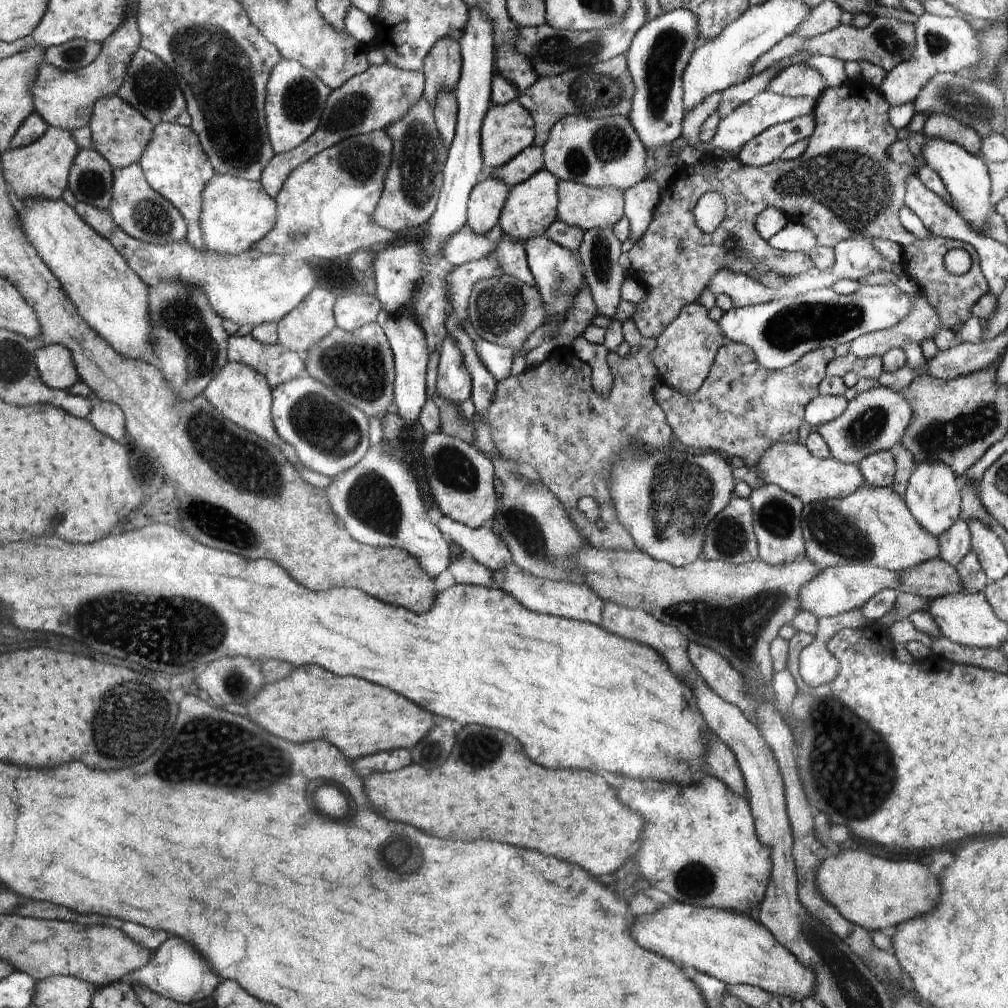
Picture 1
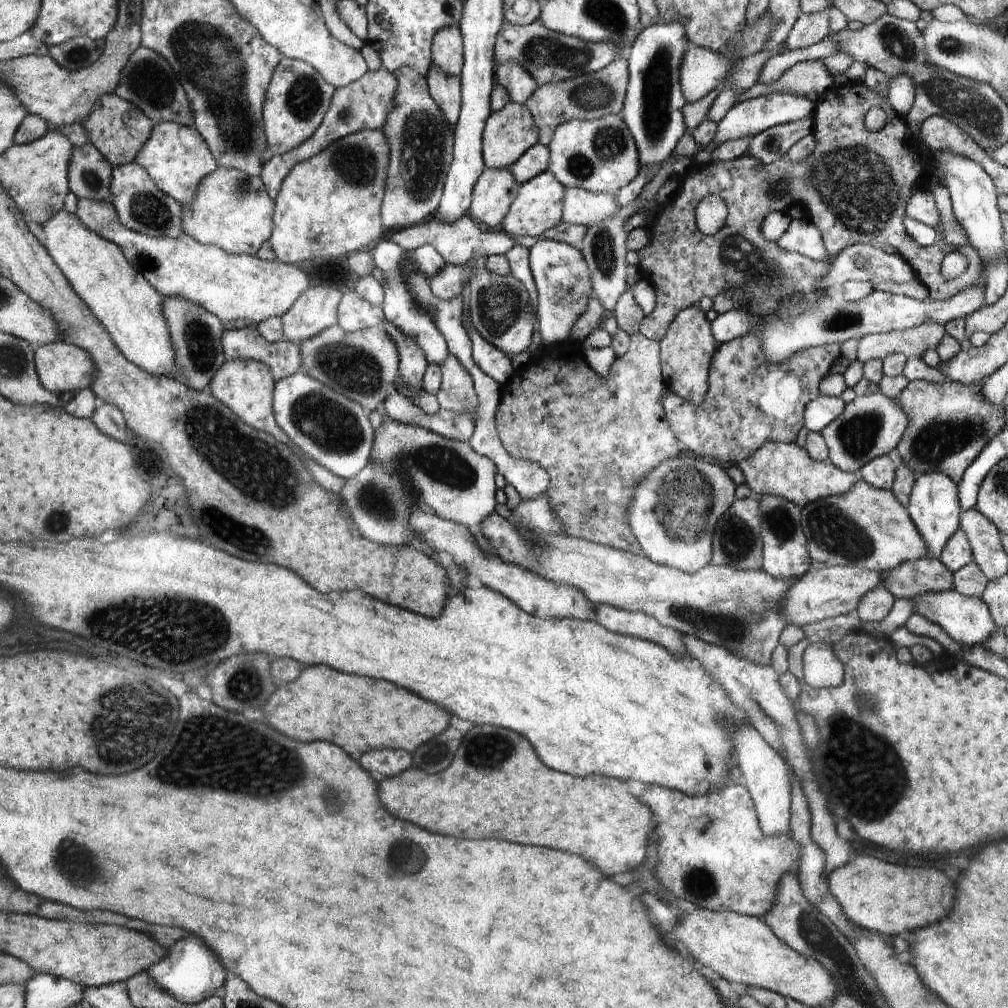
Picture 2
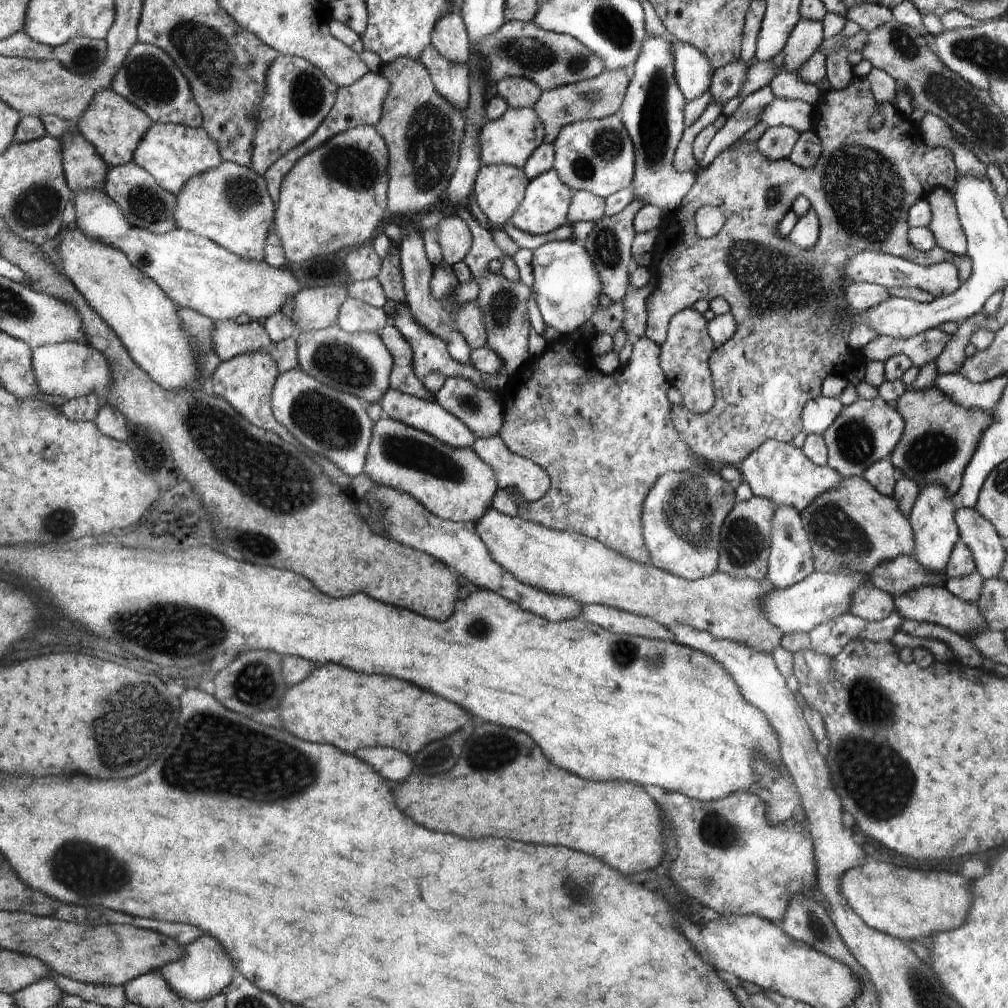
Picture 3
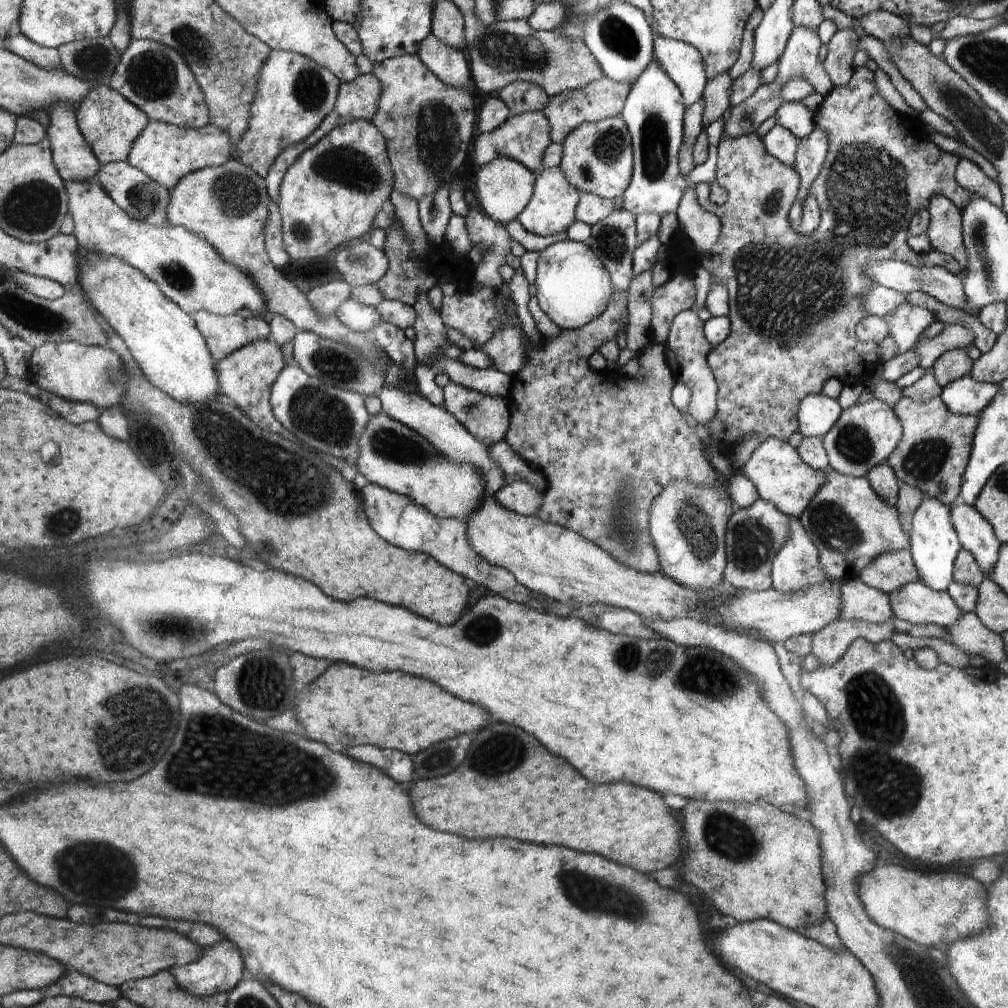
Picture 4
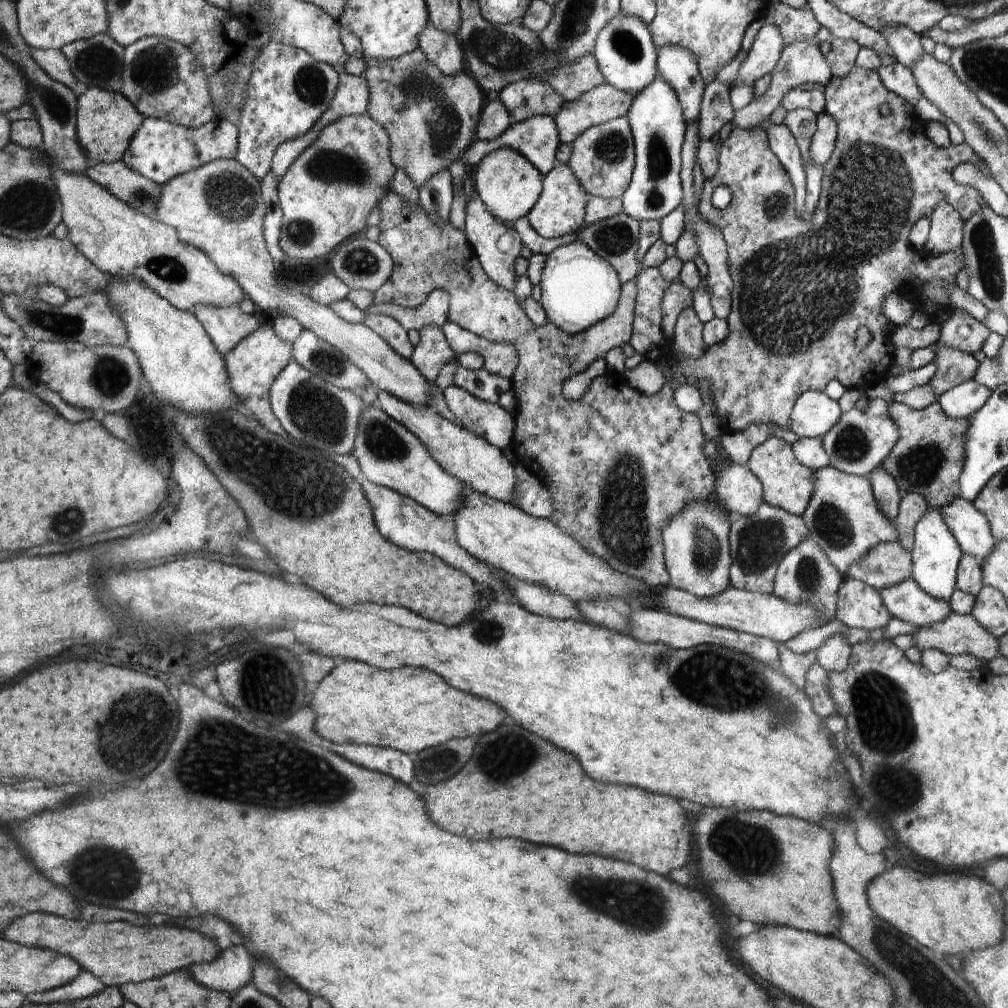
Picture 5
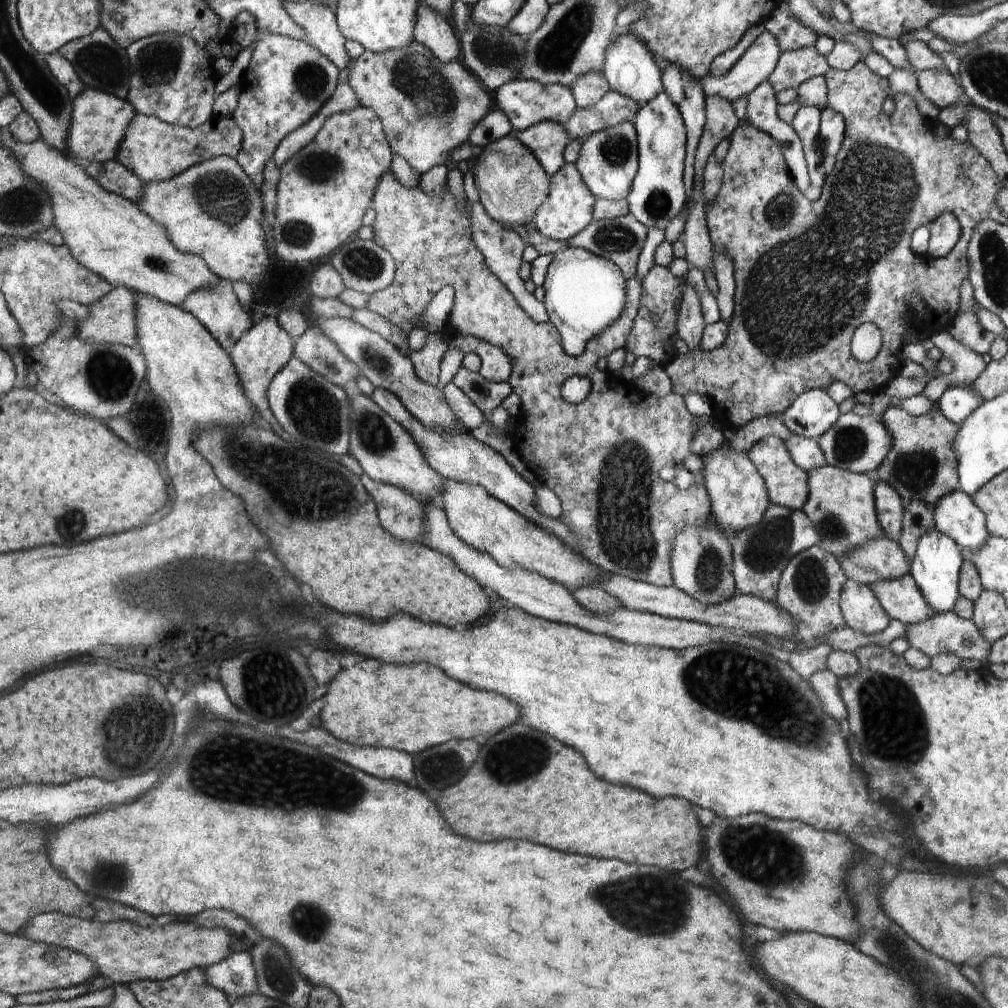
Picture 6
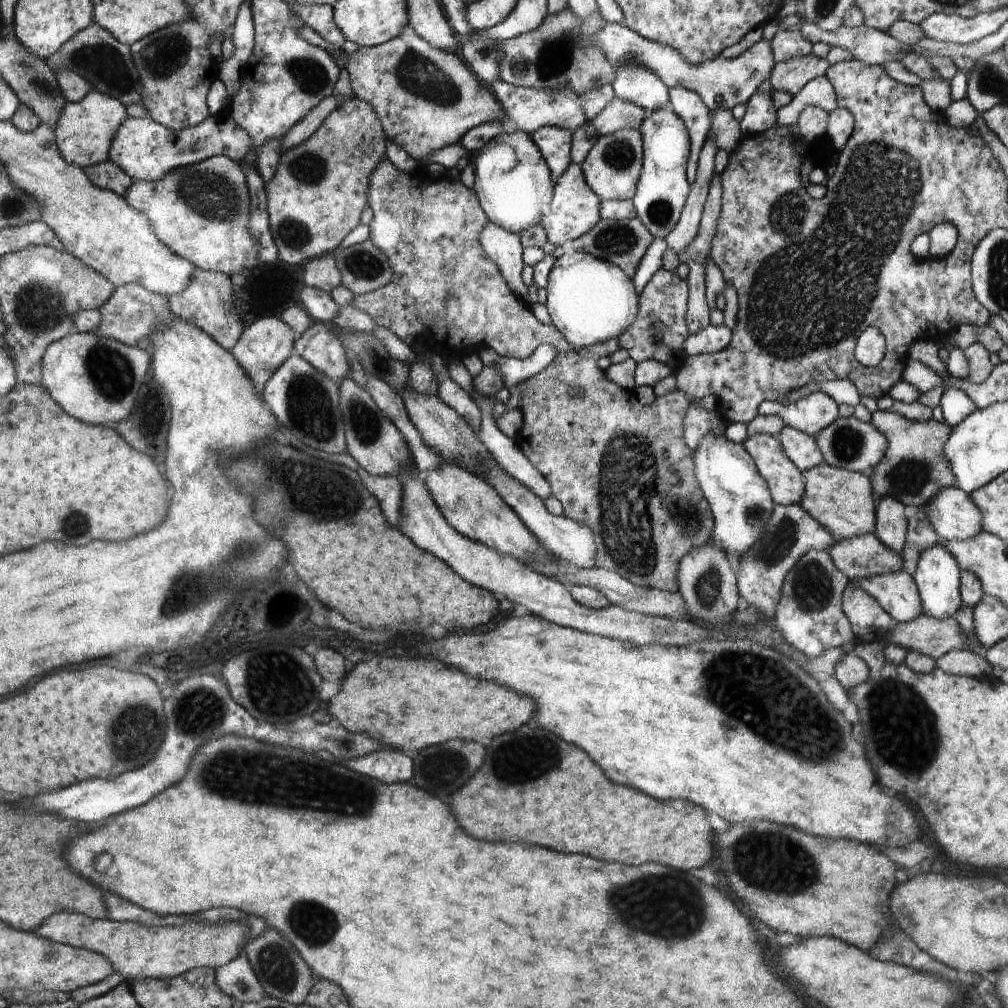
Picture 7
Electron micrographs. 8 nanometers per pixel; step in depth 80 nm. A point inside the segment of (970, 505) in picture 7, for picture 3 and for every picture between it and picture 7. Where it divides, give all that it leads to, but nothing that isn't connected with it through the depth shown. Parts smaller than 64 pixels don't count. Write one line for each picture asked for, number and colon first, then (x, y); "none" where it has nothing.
3: (988, 549)
4: (974, 532)
5: (970, 527)
6: (955, 515)

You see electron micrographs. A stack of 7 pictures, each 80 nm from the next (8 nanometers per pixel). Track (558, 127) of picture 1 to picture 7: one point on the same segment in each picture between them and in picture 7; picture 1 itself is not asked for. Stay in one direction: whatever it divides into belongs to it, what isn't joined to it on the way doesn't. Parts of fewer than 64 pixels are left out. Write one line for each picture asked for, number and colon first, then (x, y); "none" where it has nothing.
2: (601, 155)
3: (597, 155)
4: (598, 158)
5: (603, 158)
6: (608, 161)
7: (613, 166)

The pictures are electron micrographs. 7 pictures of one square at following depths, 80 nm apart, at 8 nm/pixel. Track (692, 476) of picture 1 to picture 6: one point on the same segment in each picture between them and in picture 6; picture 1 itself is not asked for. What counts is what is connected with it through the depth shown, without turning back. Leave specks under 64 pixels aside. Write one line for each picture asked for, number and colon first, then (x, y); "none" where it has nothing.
2: (674, 510)
3: (683, 514)
4: (688, 522)
5: (697, 543)
6: (702, 561)

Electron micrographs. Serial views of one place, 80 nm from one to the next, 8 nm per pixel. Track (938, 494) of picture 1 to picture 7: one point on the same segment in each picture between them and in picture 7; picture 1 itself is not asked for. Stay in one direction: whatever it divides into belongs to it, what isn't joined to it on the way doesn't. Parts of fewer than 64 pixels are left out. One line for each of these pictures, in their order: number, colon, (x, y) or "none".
2: (934, 507)
3: (932, 520)
4: (934, 546)
5: (936, 553)
6: (935, 567)
7: (937, 575)

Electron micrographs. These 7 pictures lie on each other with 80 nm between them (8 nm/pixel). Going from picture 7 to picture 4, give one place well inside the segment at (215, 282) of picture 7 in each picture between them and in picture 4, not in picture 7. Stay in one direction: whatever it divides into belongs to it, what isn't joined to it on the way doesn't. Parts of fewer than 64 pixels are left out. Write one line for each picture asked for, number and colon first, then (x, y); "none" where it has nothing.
4: (225, 334)
5: (227, 326)
6: (218, 309)

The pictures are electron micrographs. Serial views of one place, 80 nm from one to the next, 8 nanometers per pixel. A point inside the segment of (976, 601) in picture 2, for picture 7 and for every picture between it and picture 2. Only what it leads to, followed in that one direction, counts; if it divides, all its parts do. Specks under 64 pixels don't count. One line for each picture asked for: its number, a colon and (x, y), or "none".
3: (934, 603)
4: (916, 602)
5: (907, 601)
6: (901, 598)
7: (895, 592)

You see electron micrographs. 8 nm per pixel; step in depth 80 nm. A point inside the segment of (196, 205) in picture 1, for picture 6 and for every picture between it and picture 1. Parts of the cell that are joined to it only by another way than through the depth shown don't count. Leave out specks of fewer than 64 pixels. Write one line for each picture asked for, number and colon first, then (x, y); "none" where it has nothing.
2: (177, 157)
3: (173, 154)
4: (165, 152)
5: (159, 150)
6: (154, 150)

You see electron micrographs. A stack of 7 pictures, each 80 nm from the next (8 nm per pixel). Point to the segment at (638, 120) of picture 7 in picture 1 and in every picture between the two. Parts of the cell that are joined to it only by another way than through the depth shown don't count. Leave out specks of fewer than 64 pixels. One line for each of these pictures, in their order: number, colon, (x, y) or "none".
1: (606, 89)
2: (589, 96)
3: (602, 96)
4: (602, 99)
5: (604, 103)
6: (615, 108)

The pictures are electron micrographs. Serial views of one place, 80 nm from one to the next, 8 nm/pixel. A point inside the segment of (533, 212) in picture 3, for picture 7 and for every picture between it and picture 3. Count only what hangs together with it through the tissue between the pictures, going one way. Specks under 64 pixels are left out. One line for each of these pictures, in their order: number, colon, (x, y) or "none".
4: (551, 210)
5: (560, 210)
6: (569, 209)
7: (575, 209)

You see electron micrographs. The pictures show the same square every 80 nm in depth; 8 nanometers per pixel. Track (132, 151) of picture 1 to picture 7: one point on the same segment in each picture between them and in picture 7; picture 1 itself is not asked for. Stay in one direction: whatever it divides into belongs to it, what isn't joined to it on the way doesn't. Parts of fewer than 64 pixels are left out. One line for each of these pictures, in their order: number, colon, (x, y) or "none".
2: (117, 128)
3: (115, 125)
4: (111, 123)
5: (107, 121)
6: (99, 120)
7: (85, 130)

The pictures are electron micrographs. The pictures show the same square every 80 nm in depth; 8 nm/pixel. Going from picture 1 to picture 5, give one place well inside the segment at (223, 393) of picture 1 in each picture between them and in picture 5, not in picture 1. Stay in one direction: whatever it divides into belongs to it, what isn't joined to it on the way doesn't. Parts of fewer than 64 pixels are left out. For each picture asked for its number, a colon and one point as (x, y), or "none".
2: (247, 387)
3: (247, 382)
4: (246, 377)
5: (253, 365)

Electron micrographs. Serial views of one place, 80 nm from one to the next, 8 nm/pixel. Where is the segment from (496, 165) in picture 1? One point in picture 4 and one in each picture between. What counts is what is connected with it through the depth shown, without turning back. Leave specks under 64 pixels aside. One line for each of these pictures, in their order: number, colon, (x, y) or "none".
2: (508, 134)
3: (512, 140)
4: (525, 137)

